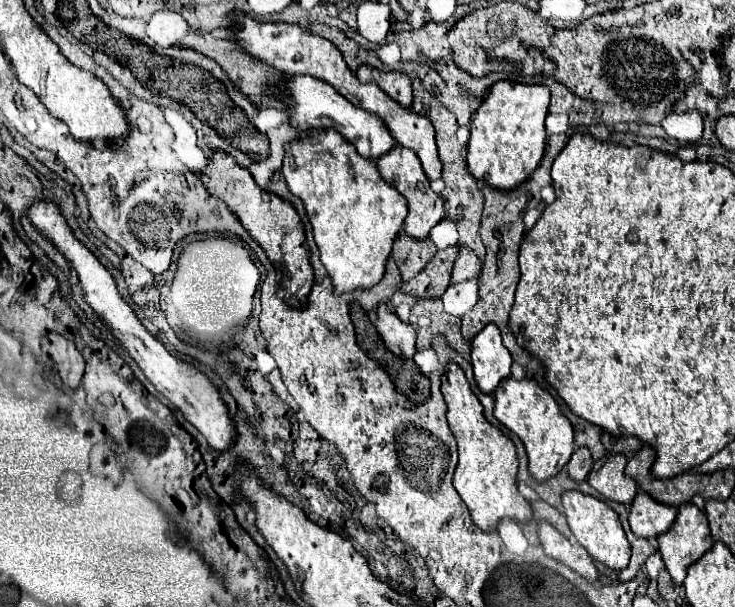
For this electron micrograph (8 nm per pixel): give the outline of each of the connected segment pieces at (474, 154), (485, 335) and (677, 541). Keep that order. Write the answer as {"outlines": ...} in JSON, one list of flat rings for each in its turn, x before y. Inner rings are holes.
{"outlines":[[[497,81,487,97,483,99,481,107,473,113,469,129,471,137,467,143,467,167,475,179,485,181,493,189,515,189,521,185,539,165,543,151,545,151,545,127,543,121,547,117,549,107,549,89,543,85,523,85,511,81]],[[487,325,471,341,471,365,481,393,493,393,511,375,511,353,501,341,497,325]],[[693,503,681,505,673,527,667,533,659,535,659,553,665,561,665,567,671,575,671,579,675,581,675,585,683,585,683,581,687,577,685,571,689,569,689,565,693,565,699,557,703,557,711,547,713,547,713,539,711,539,711,533,709,533,707,517]]]}

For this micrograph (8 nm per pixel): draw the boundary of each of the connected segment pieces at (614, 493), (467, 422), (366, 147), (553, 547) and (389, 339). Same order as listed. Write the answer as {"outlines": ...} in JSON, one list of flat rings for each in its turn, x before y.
{"outlines":[[[621,453,607,455,601,461,601,465,589,473,587,483,593,489,597,489,603,497,613,499,623,505,631,505,637,495,637,485,631,477,623,473,625,463,627,463,627,457]],[[451,363,443,375,441,393,447,401,447,421,451,433,459,445,459,463,455,469,455,489,469,507,473,523,483,531,495,531,499,521,513,519,519,523,527,523,533,519,531,503,517,489,517,453,513,441,503,435,501,429,493,427,485,415,483,405,473,395,465,373,459,365]],[[289,75,277,83,271,83,267,87,265,95,269,99,283,101,291,109,289,123,293,129,301,131,303,135,309,135,315,129,337,129,343,135,343,139,347,143,351,143,357,149,357,153,367,157,367,159,377,159,383,153,387,153,391,147,397,145,377,115,367,113,365,109,351,105,329,83,319,81,311,75]],[[539,523,539,541,541,541,541,547,543,551,557,559,559,563,567,565,569,569,573,569,575,573,579,573,581,577,585,577,587,581,595,583,597,577,599,577,599,571,597,567,593,565,593,559,591,555,575,541,563,537,553,525,549,523]],[[387,305,377,309,377,329,385,341,385,347,401,359,413,359,415,349,415,331,411,325,403,323]]]}

